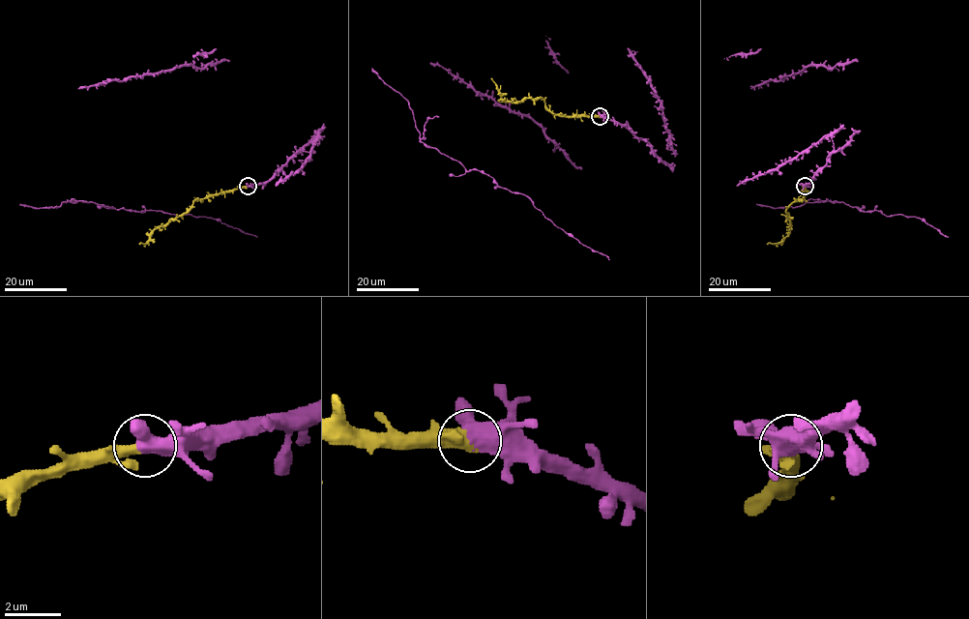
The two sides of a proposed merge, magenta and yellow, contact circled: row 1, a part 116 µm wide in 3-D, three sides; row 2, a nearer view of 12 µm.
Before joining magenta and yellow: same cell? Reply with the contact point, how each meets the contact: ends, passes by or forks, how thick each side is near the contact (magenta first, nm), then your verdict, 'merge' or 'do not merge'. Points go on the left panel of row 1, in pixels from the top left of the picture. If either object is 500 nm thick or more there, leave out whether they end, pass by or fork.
place (248, 186); calibres 500 and 360 nm; merge

